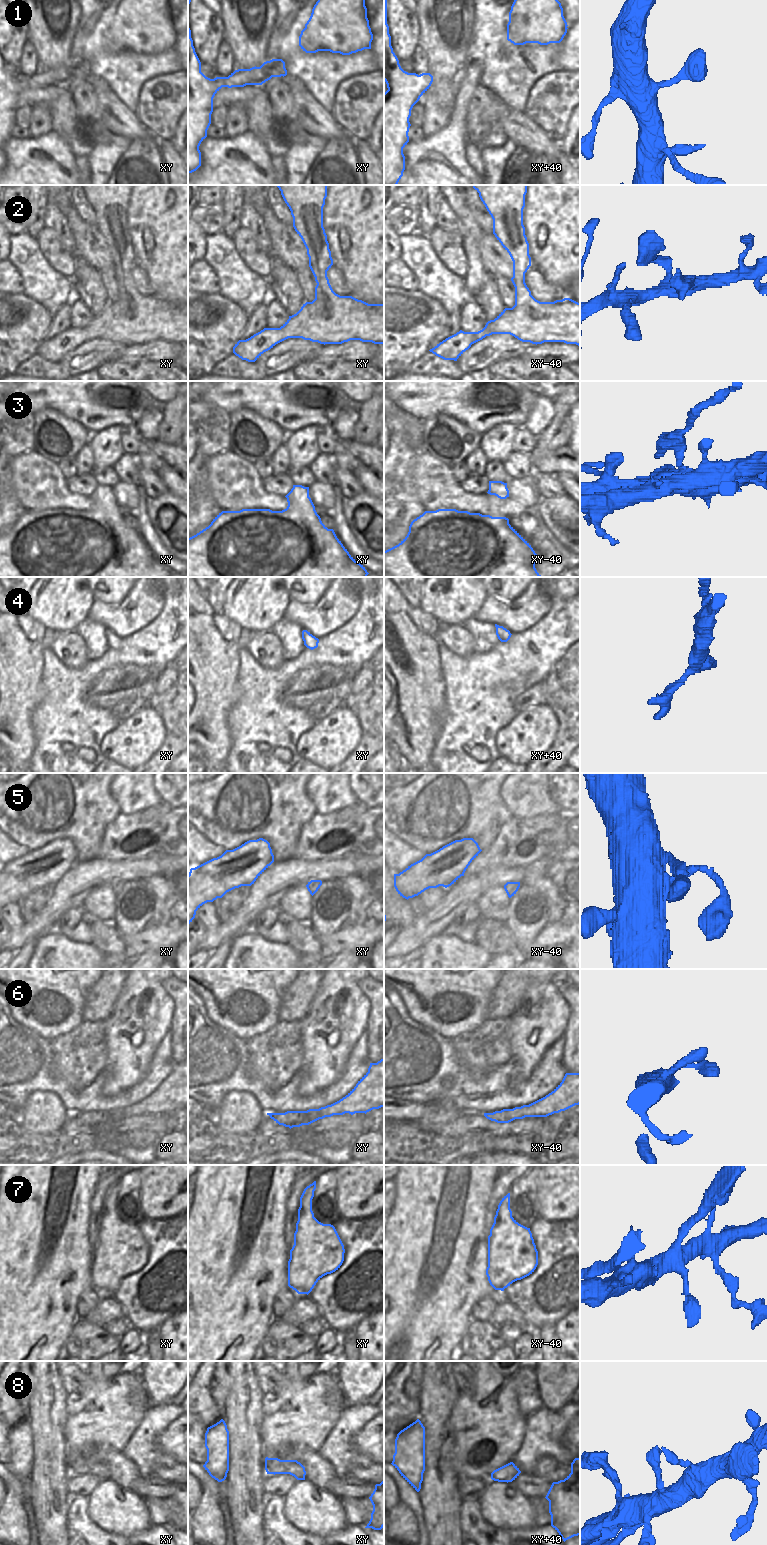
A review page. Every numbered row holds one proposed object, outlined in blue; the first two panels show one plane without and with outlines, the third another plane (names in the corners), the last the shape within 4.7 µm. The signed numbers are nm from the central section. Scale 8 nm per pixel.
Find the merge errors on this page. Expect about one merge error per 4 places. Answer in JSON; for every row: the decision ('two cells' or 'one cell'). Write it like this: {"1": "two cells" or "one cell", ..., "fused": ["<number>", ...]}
{"1": "one cell", "2": "one cell", "3": "two cells", "4": "one cell", "5": "one cell", "6": "one cell", "7": "one cell", "8": "one cell", "fused": ["3"]}

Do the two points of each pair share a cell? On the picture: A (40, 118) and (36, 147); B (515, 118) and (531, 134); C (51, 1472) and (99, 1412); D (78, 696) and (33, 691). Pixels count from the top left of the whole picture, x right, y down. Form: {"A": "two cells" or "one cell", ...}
{"A": "two cells", "B": "one cell", "C": "two cells", "D": "two cells"}

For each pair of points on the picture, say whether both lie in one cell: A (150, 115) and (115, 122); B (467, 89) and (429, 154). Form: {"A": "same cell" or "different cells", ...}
{"A": "different cells", "B": "same cell"}

